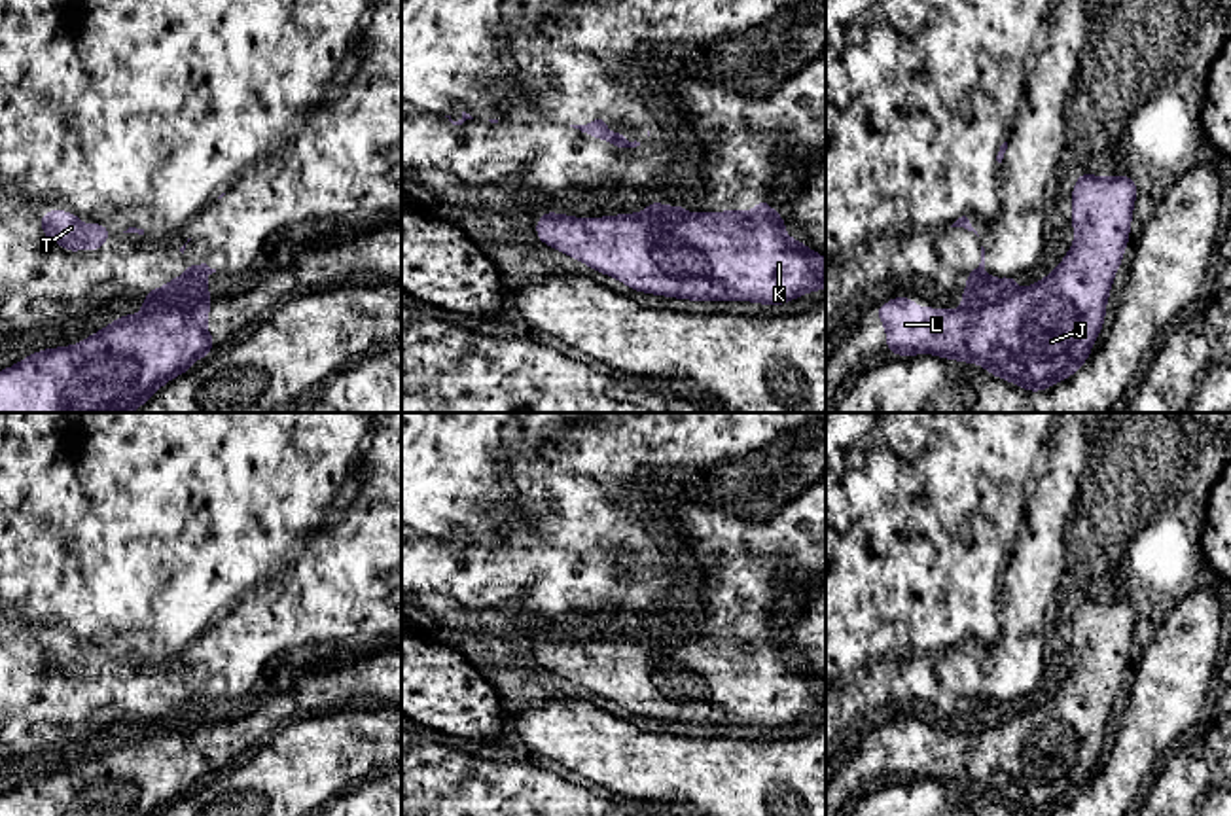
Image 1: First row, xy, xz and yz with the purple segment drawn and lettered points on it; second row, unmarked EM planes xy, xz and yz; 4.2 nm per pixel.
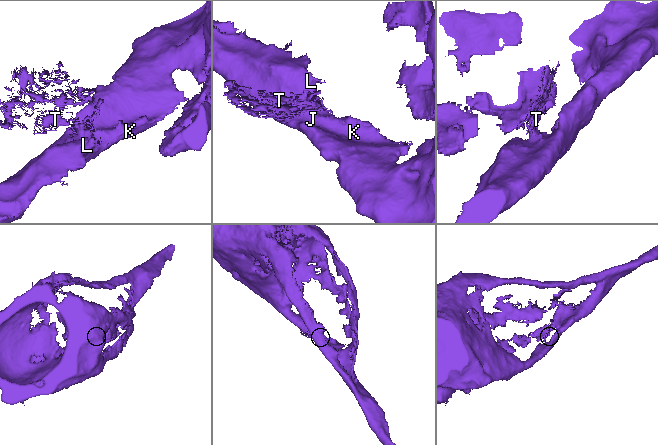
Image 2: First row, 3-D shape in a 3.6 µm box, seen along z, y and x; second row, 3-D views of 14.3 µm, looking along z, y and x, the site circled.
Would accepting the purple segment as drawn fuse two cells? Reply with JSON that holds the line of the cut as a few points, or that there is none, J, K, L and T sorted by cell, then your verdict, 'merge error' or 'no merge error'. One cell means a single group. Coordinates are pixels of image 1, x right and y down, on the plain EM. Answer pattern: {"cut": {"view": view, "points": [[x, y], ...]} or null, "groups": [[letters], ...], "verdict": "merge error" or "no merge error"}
{"cut": {"view": "xz", "points": [[599, 540], [603, 563]]}, "groups": [["J", "K", "L"], ["T"]], "verdict": "merge error"}

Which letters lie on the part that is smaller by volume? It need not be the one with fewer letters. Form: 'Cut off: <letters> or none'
Cut off: T

